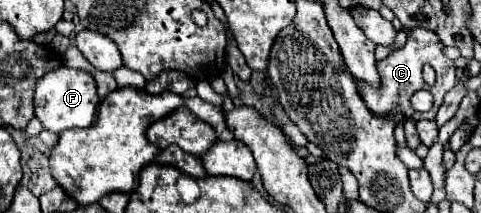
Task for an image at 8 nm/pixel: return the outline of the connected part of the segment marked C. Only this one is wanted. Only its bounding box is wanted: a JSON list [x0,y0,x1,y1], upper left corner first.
[356,27,456,121]

